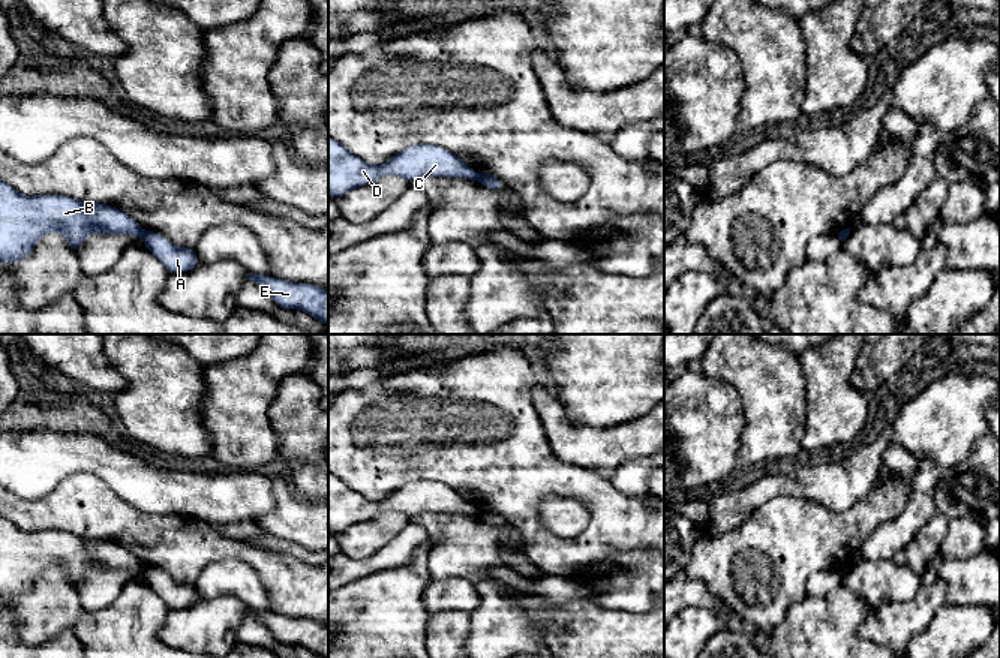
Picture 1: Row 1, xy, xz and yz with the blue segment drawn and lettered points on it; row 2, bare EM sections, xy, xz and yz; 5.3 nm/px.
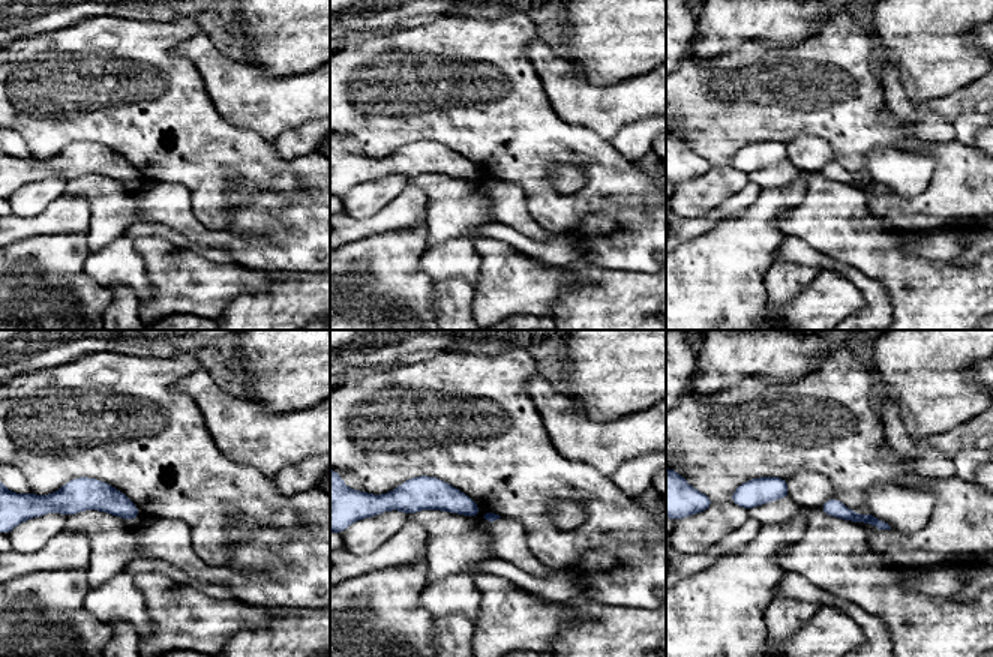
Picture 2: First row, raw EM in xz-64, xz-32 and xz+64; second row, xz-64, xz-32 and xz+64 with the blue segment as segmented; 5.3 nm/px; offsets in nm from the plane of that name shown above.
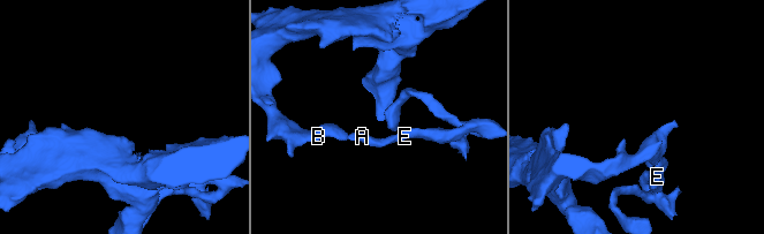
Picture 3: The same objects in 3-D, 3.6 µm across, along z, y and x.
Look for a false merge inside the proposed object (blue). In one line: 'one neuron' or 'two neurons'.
two neurons

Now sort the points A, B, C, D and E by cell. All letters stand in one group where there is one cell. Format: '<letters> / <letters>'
A E / B C D

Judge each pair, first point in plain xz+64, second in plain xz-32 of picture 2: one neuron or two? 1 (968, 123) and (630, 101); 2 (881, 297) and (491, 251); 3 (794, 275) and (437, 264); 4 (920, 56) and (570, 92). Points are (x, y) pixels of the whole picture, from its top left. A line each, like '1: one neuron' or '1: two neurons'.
1: two neurons
2: two neurons
3: two neurons
4: two neurons

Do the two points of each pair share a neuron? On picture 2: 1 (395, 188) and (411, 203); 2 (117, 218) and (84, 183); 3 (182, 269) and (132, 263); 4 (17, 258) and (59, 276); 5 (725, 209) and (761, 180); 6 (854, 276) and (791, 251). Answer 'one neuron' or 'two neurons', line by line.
1: two neurons
2: one neuron
3: two neurons
4: one neuron
5: two neurons
6: one neuron

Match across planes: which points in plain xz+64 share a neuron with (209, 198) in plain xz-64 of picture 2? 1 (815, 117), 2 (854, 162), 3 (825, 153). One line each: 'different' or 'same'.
1: same
2: same
3: different

